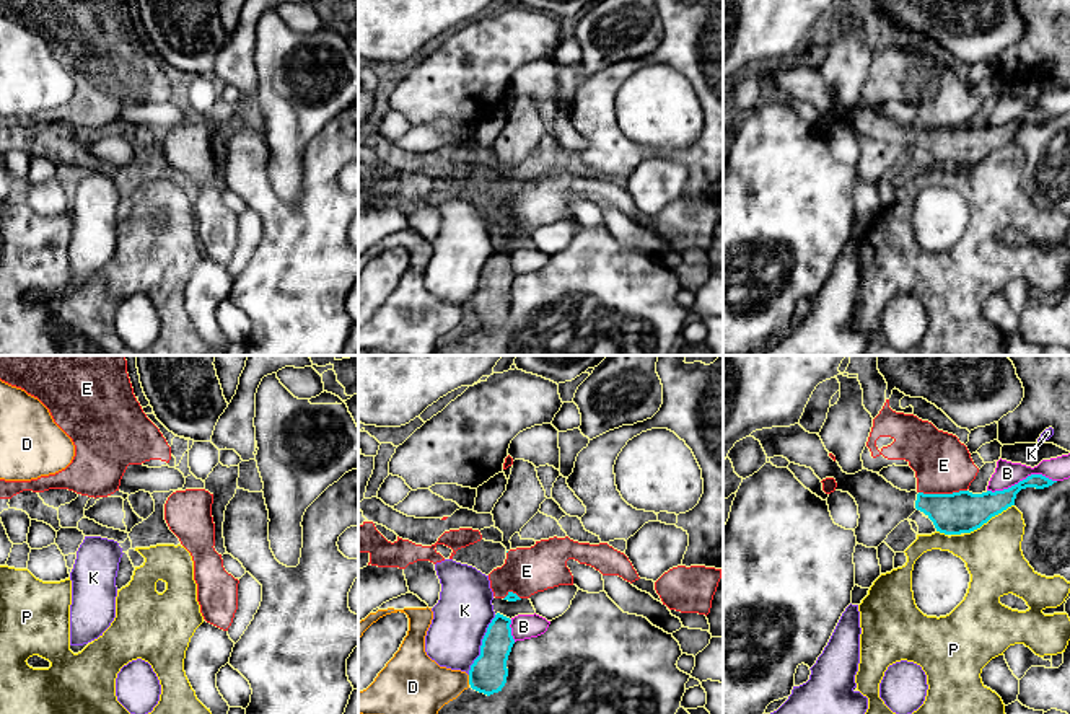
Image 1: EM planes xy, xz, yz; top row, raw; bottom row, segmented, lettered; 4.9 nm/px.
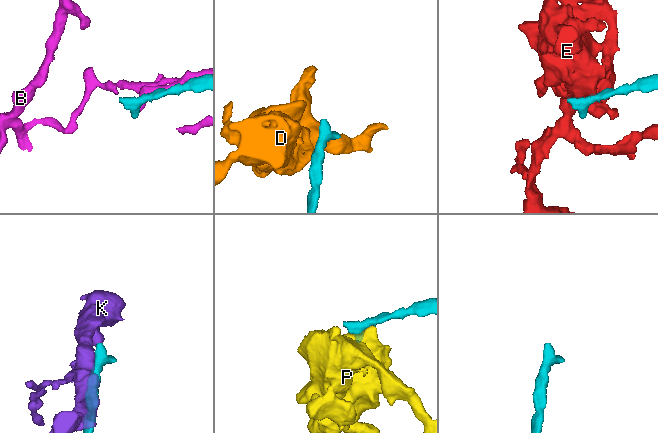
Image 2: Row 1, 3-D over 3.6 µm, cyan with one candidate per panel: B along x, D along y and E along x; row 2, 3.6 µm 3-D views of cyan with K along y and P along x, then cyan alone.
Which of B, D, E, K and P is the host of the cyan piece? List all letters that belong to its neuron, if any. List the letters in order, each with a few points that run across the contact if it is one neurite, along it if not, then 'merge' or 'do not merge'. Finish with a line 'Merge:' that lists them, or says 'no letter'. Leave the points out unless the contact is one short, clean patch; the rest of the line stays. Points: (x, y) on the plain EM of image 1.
B: do not merge
D: line xz (468, 310), (469, 318); do not merge
E: line yz (966, 124), (919, 127); do not merge
K: do not merge
P: do not merge
Merge: no letter

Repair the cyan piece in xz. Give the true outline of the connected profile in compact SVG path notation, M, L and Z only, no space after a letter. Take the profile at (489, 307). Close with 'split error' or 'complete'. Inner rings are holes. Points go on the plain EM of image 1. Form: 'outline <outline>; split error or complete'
outline M495 249L482 274L480 290L469 305L471 323L487 331L502 326L506 318L506 295L515 279L510 259L510 253Z; complete

